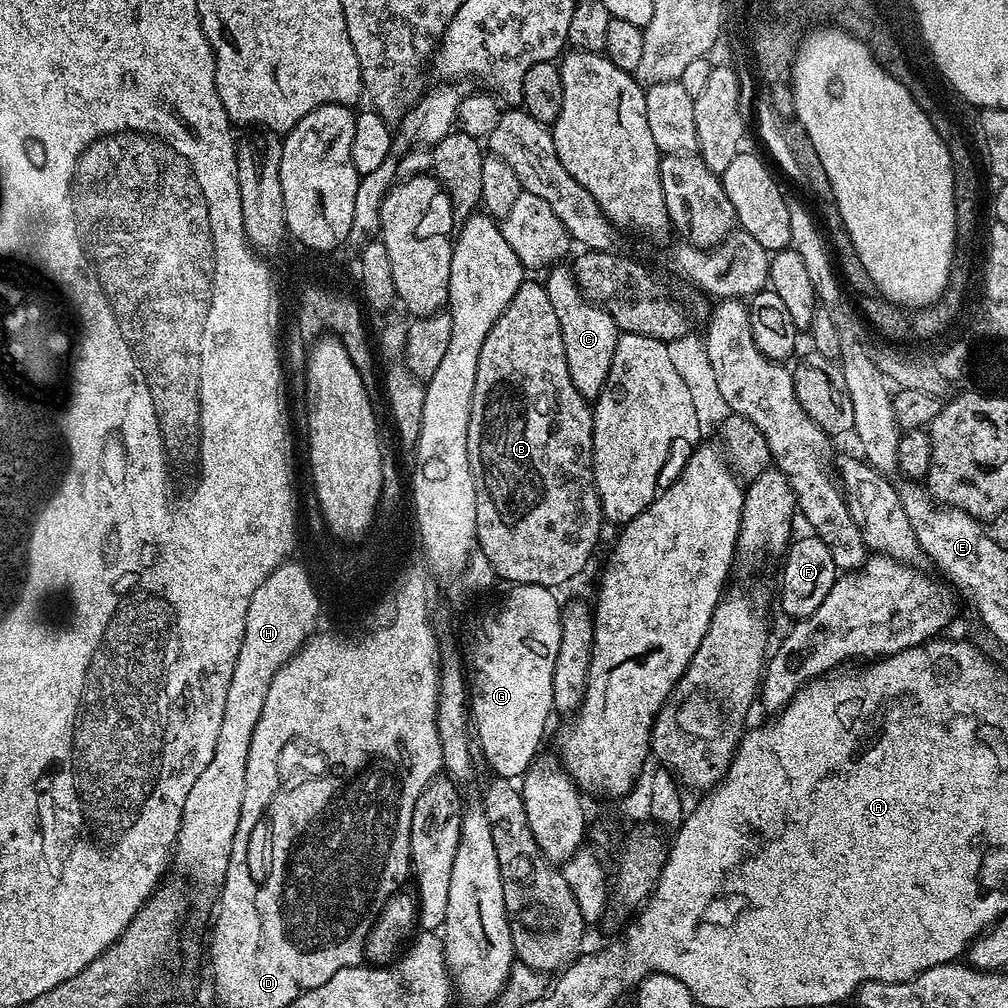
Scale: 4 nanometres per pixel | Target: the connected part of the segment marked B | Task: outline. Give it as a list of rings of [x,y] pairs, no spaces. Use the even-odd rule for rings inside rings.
[[[525,279],[524,285],[518,290],[518,294],[514,294],[514,298],[510,298],[510,302],[506,306],[506,310],[498,318],[498,322],[494,322],[494,326],[490,330],[490,334],[486,334],[486,342],[482,342],[482,354],[478,354],[478,374],[474,378],[474,394],[472,395],[472,409],[470,410],[470,422],[468,423],[468,453],[470,454],[470,466],[472,467],[472,477],[476,480],[476,542],[479,551],[486,557],[492,566],[493,573],[497,577],[500,576],[504,580],[509,580],[509,585],[533,584],[534,586],[542,586],[543,588],[559,589],[559,584],[564,584],[567,580],[572,580],[584,567],[588,564],[588,559],[592,556],[592,547],[596,544],[596,539],[600,536],[600,524],[602,525],[602,513],[600,511],[600,495],[596,489],[596,479],[594,478],[594,470],[592,469],[592,447],[594,446],[594,430],[592,429],[592,413],[593,405],[584,399],[582,394],[578,394],[578,390],[574,386],[574,382],[570,378],[570,366],[566,364],[566,346],[562,338],[562,326],[558,326],[558,314],[554,310],[554,306],[550,306],[550,294],[545,290],[543,283],[538,279]]]

